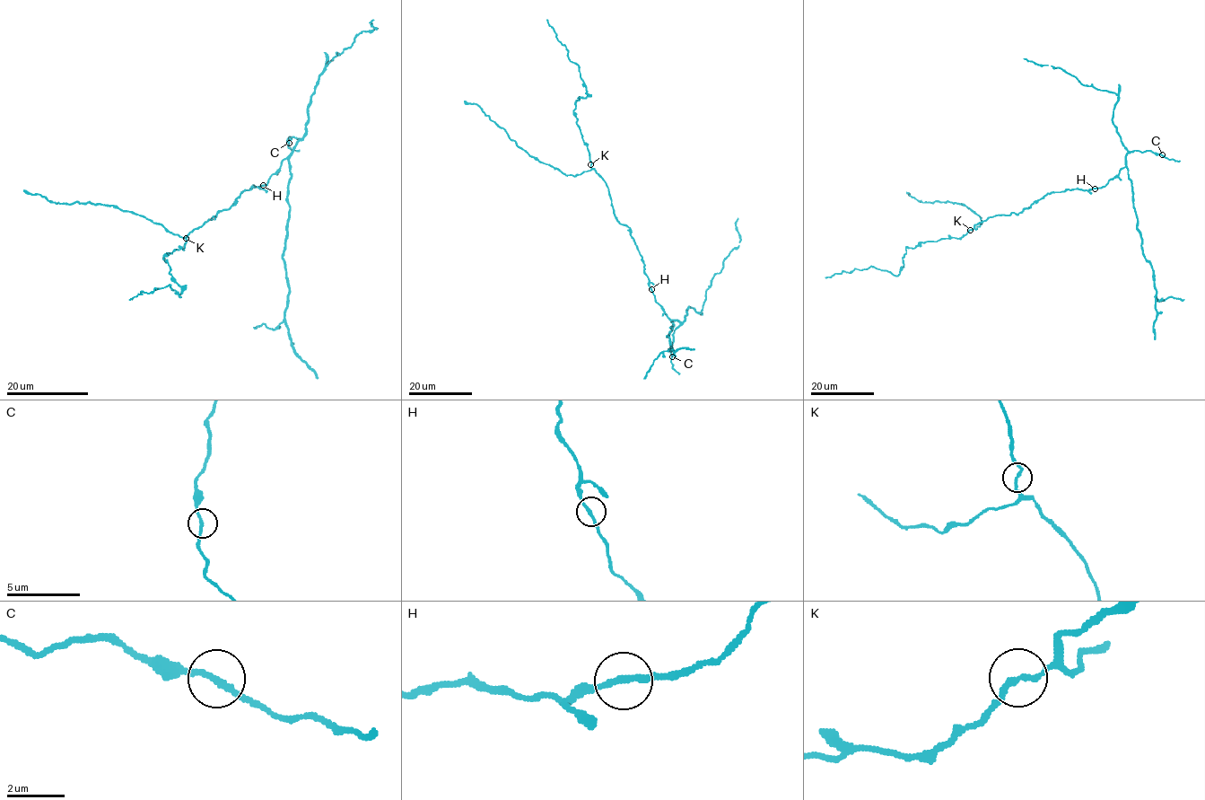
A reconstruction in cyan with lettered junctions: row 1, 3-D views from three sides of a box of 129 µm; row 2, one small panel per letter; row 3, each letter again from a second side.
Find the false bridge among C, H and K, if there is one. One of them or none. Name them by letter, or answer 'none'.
none

